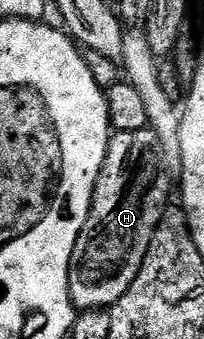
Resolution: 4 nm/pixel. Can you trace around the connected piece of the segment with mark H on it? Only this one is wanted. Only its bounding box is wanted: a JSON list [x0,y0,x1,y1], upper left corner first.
[68,128,172,311]

